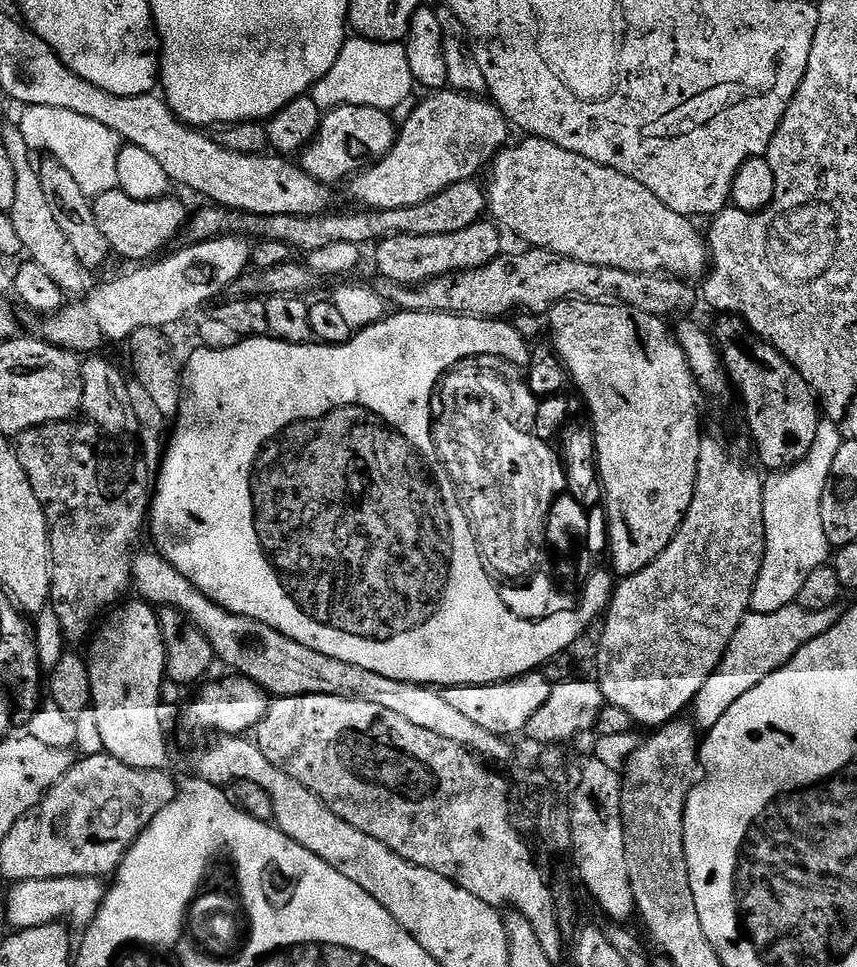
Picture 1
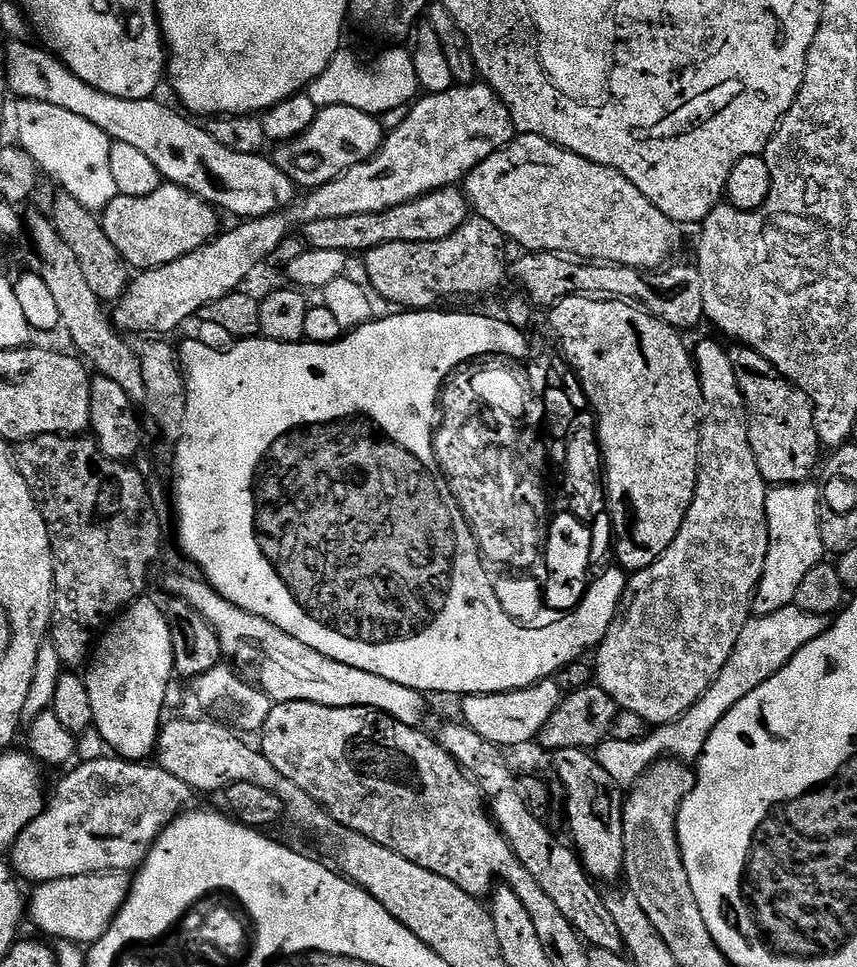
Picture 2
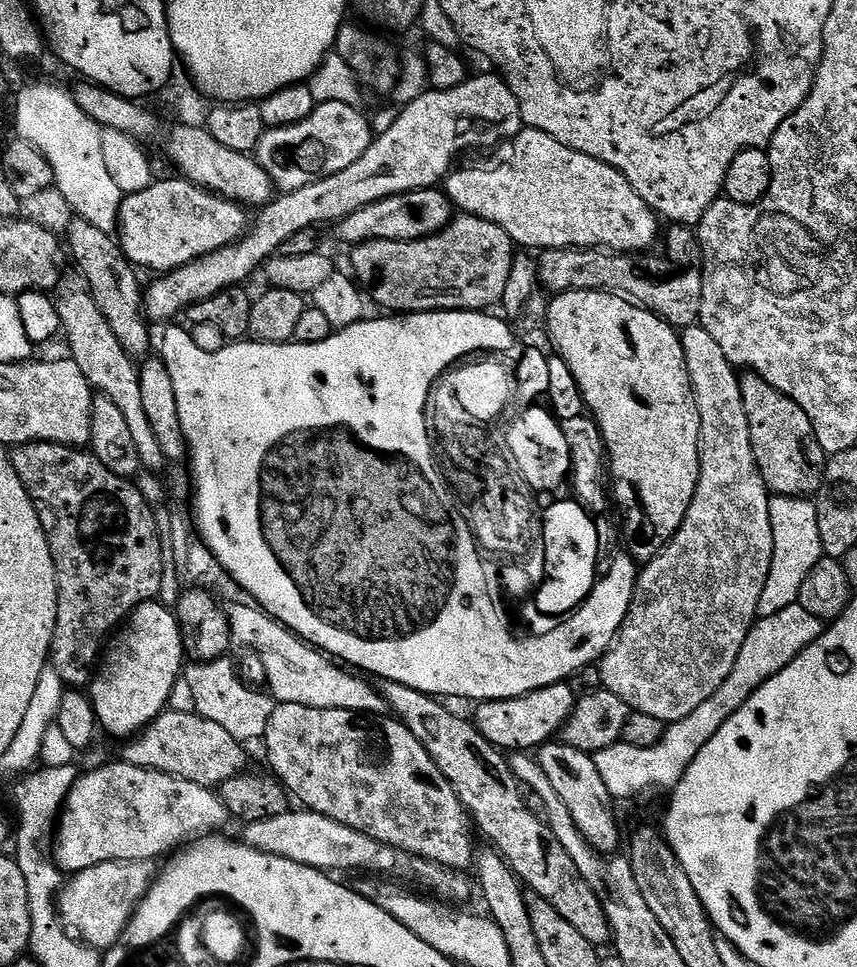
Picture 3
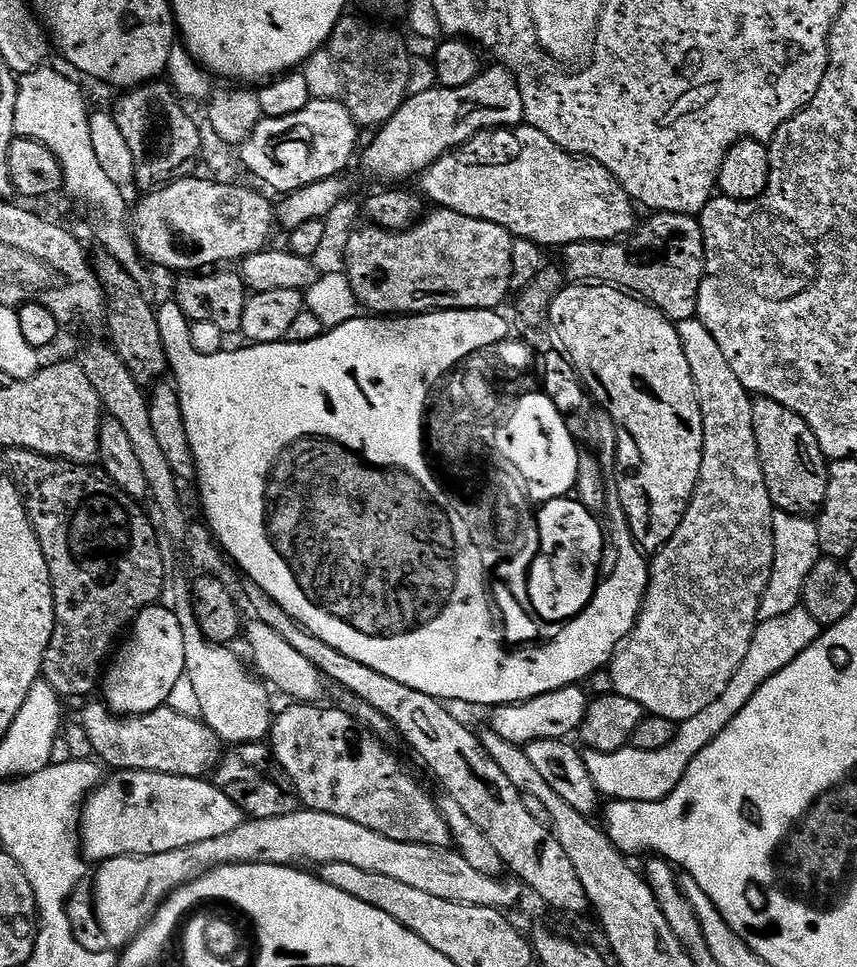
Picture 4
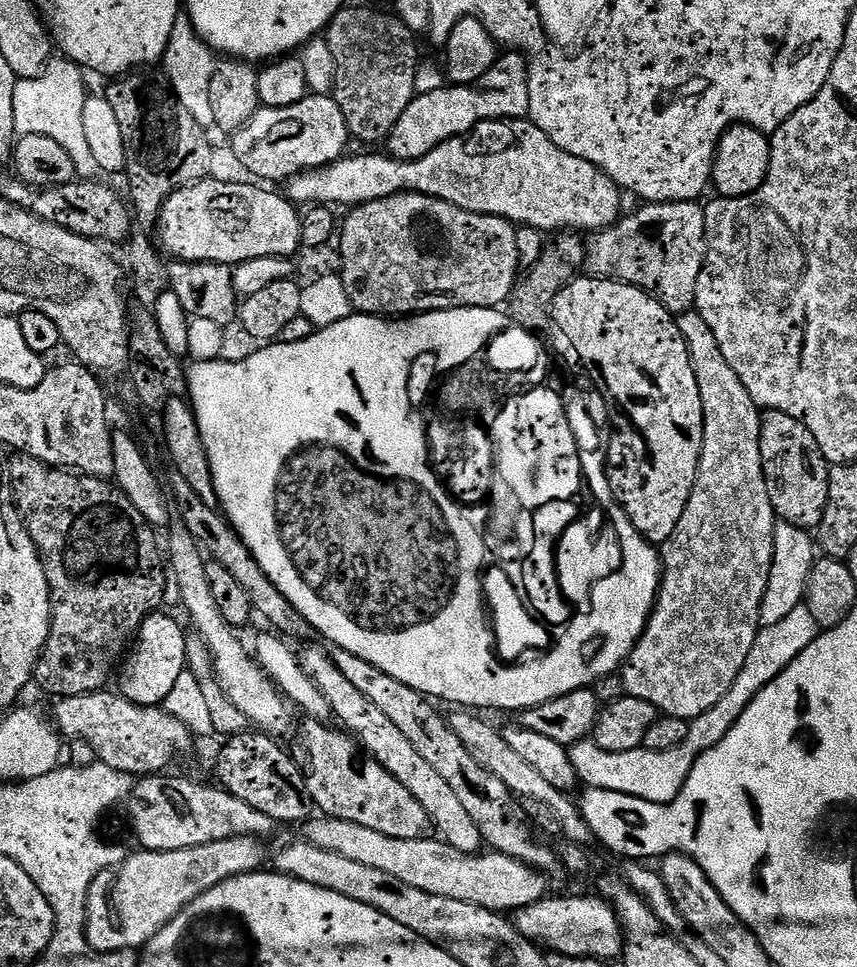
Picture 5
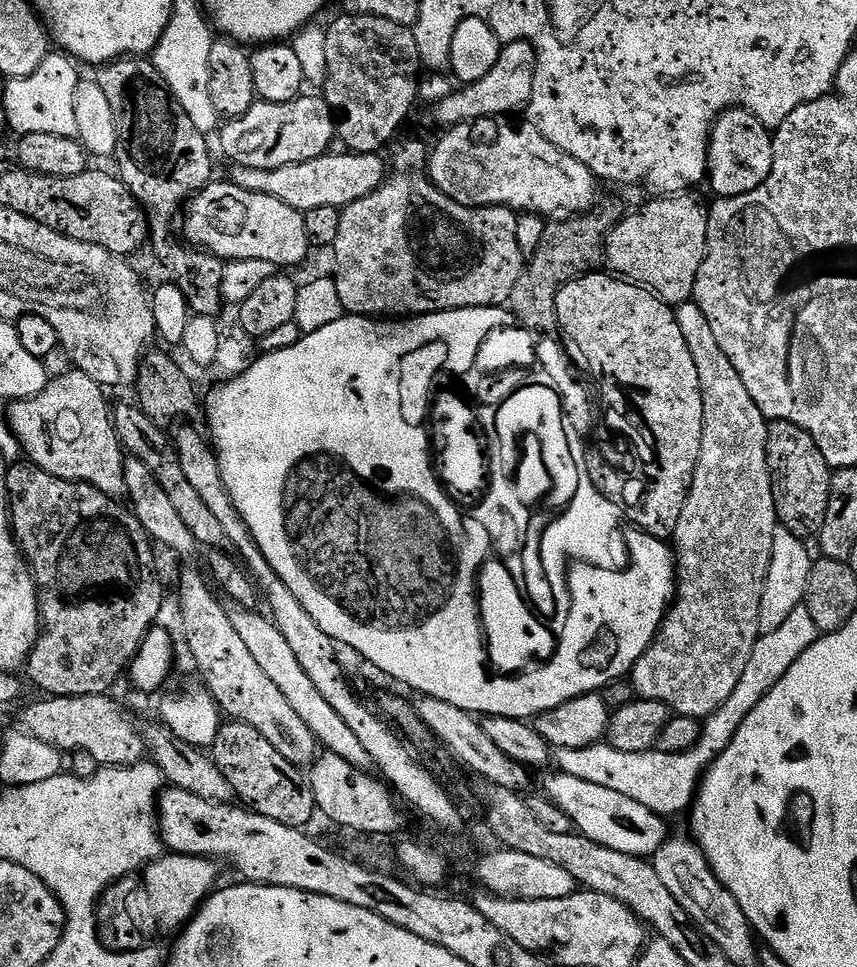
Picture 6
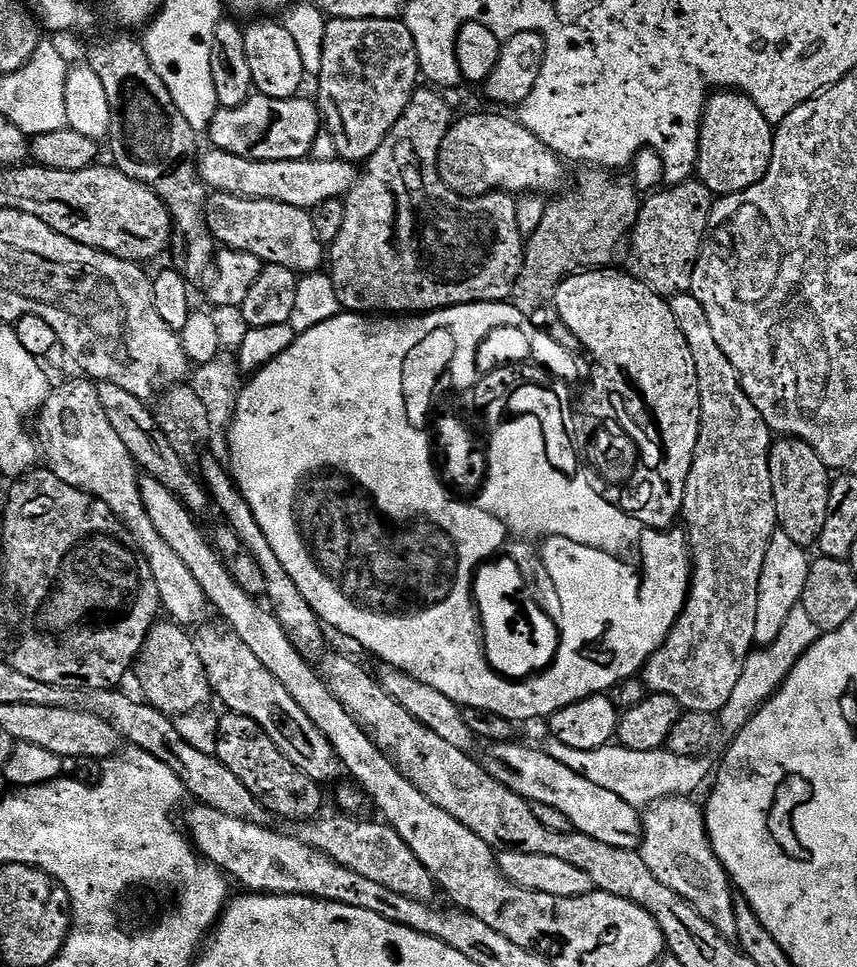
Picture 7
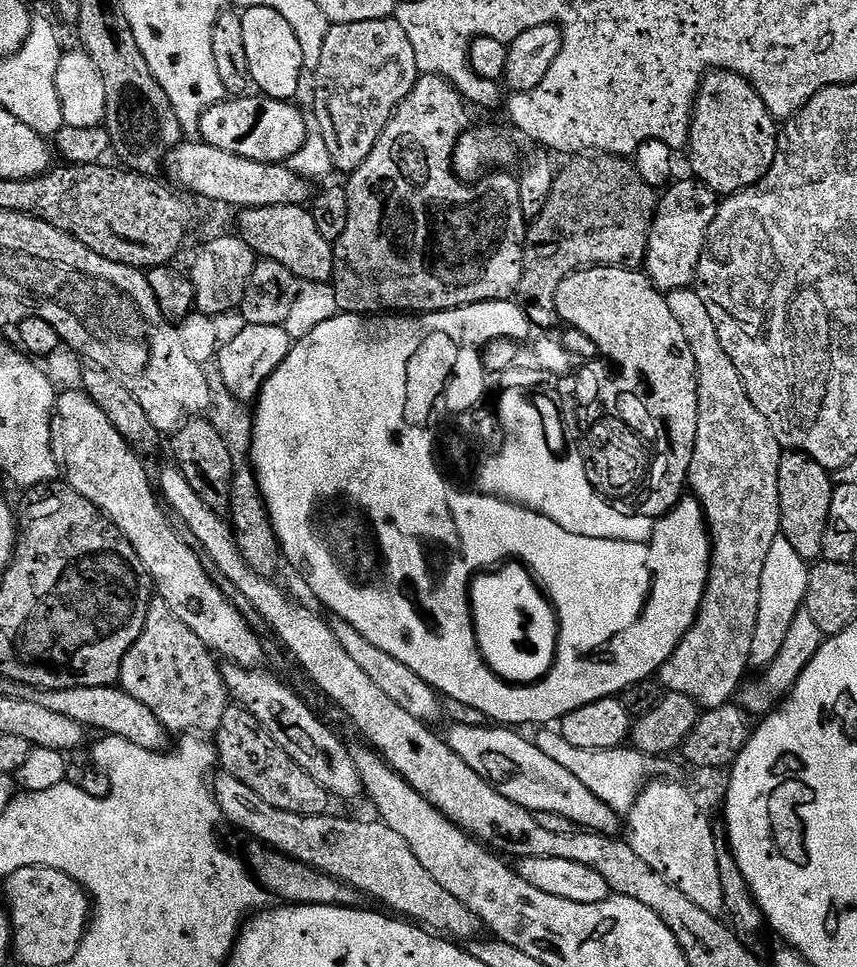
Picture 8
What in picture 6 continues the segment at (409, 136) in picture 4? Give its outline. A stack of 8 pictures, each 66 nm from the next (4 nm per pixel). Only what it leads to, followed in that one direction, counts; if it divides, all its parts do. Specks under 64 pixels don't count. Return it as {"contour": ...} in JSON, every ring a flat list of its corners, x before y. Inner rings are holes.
{"contour":[[515,40,504,44,498,54,498,62,490,69,490,74,473,84,457,87,449,96,437,101,431,109,432,116,443,126,455,126,465,122,481,120,487,116,508,116,525,111,534,94,534,74,536,73,536,51,530,42]]}

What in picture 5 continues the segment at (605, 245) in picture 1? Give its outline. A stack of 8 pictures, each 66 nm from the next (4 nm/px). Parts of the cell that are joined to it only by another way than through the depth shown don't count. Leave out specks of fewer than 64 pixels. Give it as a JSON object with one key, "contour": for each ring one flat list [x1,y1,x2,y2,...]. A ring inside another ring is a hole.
{"contour":[[528,118,518,120,483,120,468,135,455,136,453,140,439,144,437,148,430,150,430,154,426,154,417,160,395,160,387,154,381,154,381,156,351,156,351,154,348,154,339,160,335,160,333,164,328,164,324,168,316,168,312,172,299,172,299,174,287,181,286,188,288,188,286,189,288,199,297,206,337,206,336,204,355,206,381,200,382,198,390,198,399,192,421,192,427,196,442,198,442,202,450,202,462,210,470,210,471,212,486,214,487,216,505,216,511,224,525,228,536,228,537,231,543,234,560,234,565,230,575,230,580,234,591,234,593,232,599,232,602,228,611,228,613,224,619,221,622,215,622,209,620,209,622,189,598,166,594,166,582,158,574,158,574,154,566,154,566,150,554,146,554,142,550,142,550,138,546,138,546,134,542,134,542,130,538,130,538,126]]}

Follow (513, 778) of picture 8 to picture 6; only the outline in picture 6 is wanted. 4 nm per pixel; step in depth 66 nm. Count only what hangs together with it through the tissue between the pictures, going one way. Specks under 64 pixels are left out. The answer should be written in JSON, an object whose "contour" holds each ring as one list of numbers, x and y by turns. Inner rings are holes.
{"contour":[[559,770,553,773,542,788,543,795,570,814,570,822,579,835,598,842,598,846,618,850,618,854,651,858,669,839,665,817,642,806,642,802,634,802,634,798,626,798,626,794,618,794,618,790,582,782,582,778,574,778]]}

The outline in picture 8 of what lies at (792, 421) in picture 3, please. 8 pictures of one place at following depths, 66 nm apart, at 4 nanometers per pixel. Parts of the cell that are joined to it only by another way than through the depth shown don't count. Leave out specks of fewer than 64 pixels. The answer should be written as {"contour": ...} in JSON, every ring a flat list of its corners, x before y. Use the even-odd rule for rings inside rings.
{"contour":[[799,450,781,455,778,466,778,502,780,503,780,535,798,550,802,559,819,561,822,557,822,534,830,514,830,498,834,487,829,469]]}

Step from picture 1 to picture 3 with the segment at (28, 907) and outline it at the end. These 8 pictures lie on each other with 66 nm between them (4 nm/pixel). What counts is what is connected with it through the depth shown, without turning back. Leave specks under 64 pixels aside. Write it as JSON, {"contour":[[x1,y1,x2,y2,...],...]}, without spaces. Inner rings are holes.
{"contour":[[151,860,102,862,67,877,56,897,56,911,73,940,95,950,107,950,128,929,136,908,143,900,158,868]]}

